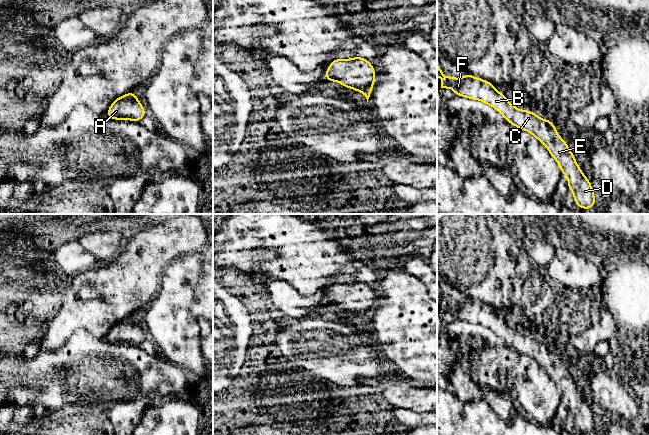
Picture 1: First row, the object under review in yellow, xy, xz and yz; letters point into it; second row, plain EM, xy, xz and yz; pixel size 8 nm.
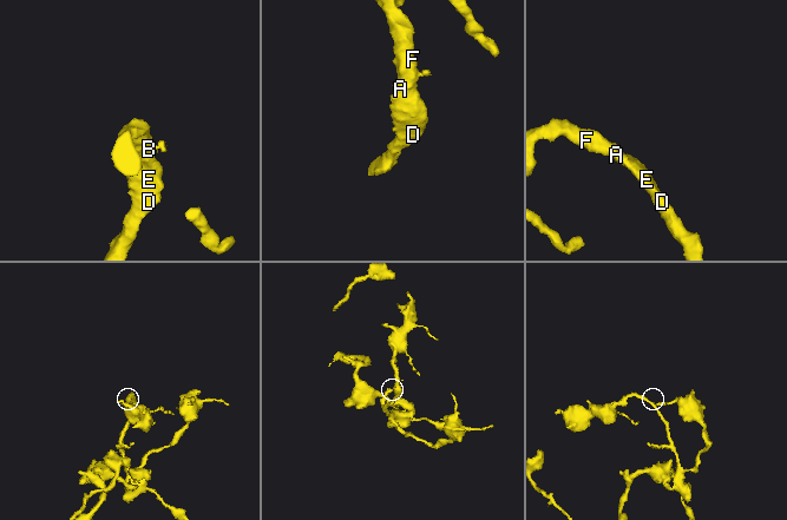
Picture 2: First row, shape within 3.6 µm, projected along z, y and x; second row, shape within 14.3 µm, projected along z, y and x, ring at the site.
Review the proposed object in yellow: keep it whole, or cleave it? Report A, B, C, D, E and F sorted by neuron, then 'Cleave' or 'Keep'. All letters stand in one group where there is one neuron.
Groups: A B C D E F. Keep

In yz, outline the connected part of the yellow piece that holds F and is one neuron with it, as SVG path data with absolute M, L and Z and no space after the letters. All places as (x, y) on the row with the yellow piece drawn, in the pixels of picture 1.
M437 63L437 77L440 79L444 76L446 79L441 84L438 83L440 90L451 87L456 95L480 100L500 112L508 123L534 135L560 165L562 175L569 177L567 185L572 190L576 205L581 209L595 207L595 196L590 181L577 165L570 148L556 132L551 120L544 120L534 112L519 110L509 103L505 95L498 92L491 82L482 78L475 78L467 73L460 79L446 76Z

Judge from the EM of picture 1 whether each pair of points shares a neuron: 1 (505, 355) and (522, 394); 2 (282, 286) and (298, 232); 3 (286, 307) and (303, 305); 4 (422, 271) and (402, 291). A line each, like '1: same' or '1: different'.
1: same
2: different
3: same
4: different

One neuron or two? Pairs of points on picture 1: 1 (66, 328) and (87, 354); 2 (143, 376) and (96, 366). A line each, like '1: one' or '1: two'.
1: two
2: one

